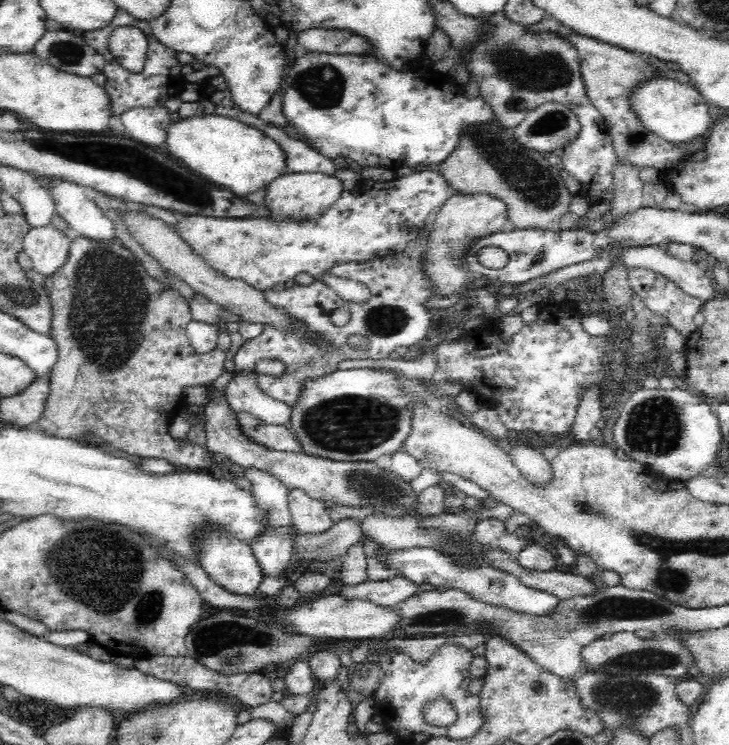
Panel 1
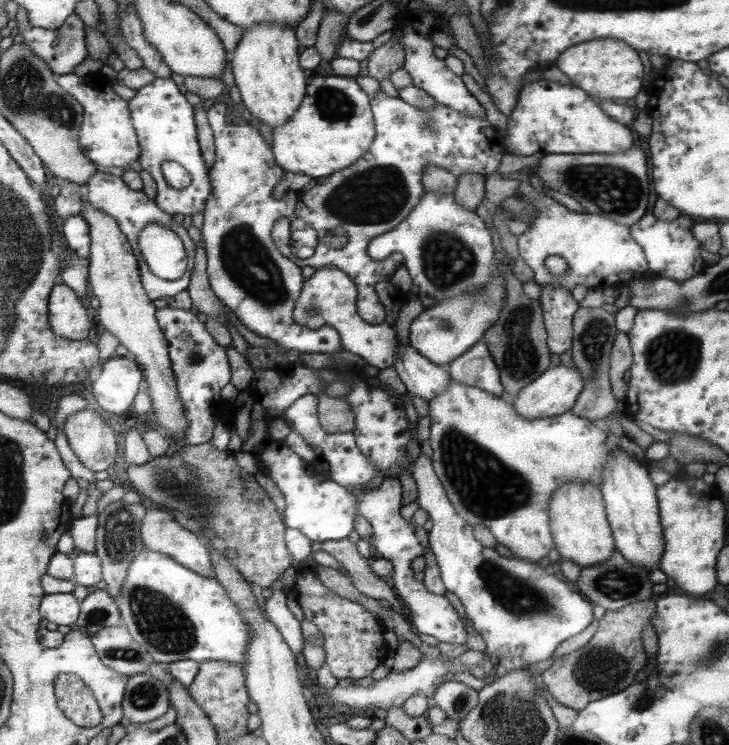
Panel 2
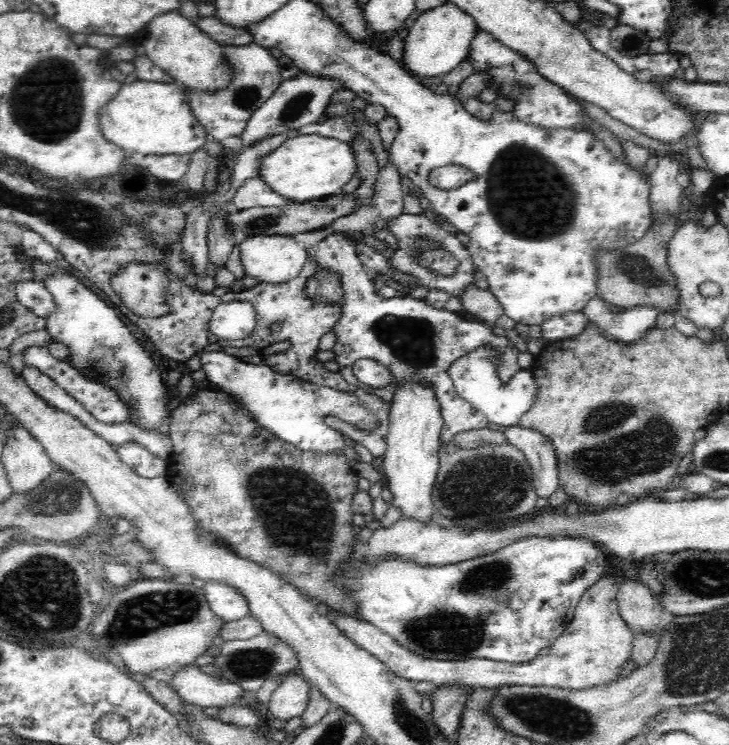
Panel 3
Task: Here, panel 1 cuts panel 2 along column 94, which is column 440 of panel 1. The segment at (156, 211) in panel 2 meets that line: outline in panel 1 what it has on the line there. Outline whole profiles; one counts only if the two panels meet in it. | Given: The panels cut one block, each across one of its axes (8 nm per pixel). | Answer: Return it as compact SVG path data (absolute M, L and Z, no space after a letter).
M424 168L390 182L364 180L356 188L344 190L342 198L332 208L312 220L218 220L178 214L172 232L182 238L192 254L202 258L204 264L218 274L264 290L294 280L300 272L318 276L338 262L366 262L374 256L402 252L406 244L414 242L412 236L404 234L404 226L422 228L430 212L442 208L448 200L446 190L448 184L442 176Z

